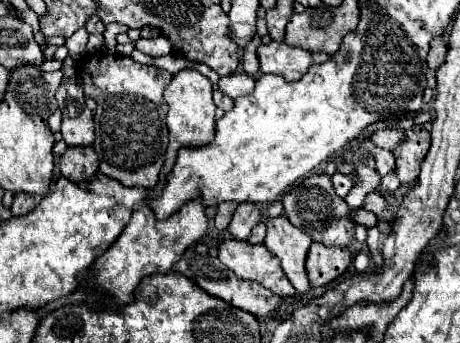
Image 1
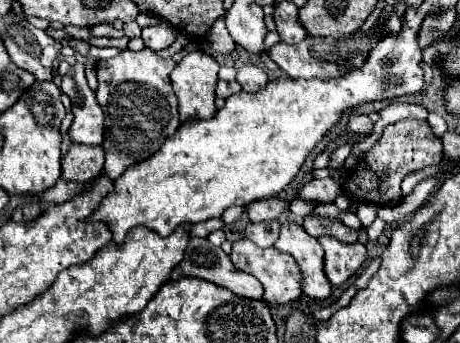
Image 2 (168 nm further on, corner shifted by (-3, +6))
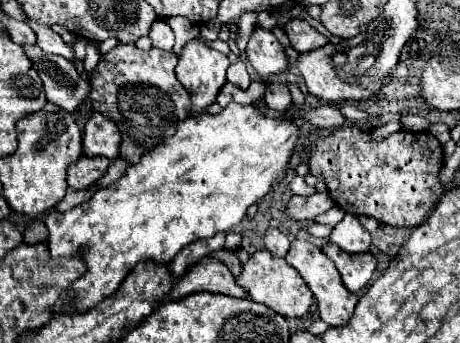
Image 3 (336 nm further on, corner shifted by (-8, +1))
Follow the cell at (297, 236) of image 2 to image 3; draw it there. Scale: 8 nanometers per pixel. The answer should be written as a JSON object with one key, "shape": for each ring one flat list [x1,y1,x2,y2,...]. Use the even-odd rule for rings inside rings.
{"shape":[[296,238,286,254,286,262,296,268,300,272,300,276,304,278,304,282,308,284,308,288,312,290,314,298,318,300,318,312,320,312,320,318,328,324,328,326,342,326,350,320,352,312,354,312,354,306,358,304,358,298,356,294,348,292,340,280,340,274,336,270,336,266,332,264,332,260,328,260,324,256,324,252,314,246,310,240,304,240,304,238]]}

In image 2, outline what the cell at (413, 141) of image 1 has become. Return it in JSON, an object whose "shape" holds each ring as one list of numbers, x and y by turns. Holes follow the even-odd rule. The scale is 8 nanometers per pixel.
{"shape":[[405,119,385,127,381,139,361,155,357,167,353,167,351,173,349,171,345,173,341,187,345,195,355,201,393,207,403,201,403,193,401,193,403,177,421,171,425,167,439,165,441,159,443,159,443,145,441,139,433,135,429,123,417,119]]}

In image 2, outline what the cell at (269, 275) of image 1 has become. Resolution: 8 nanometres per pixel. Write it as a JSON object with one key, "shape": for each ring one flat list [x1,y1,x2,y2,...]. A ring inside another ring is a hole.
{"shape":[[241,239,237,243,233,243,233,253,231,253,231,263,235,265,235,269,245,271,253,277,257,277,263,285,263,301,265,303,277,303,277,305,287,305,297,301,303,291,301,291,301,269,299,265,295,265,293,257,287,253,281,253,275,247,267,247,261,249,257,247,253,241,249,239]]}

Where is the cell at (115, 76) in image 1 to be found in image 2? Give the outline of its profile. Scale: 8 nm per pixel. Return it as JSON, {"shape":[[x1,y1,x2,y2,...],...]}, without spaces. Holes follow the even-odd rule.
{"shape":[[151,49,141,51,121,51,117,57,107,61,97,61,97,91,95,97,105,113,105,175,109,179,121,177,121,173,151,157,163,141,173,135,179,127,177,97,173,93,169,73,175,61,163,59]]}

